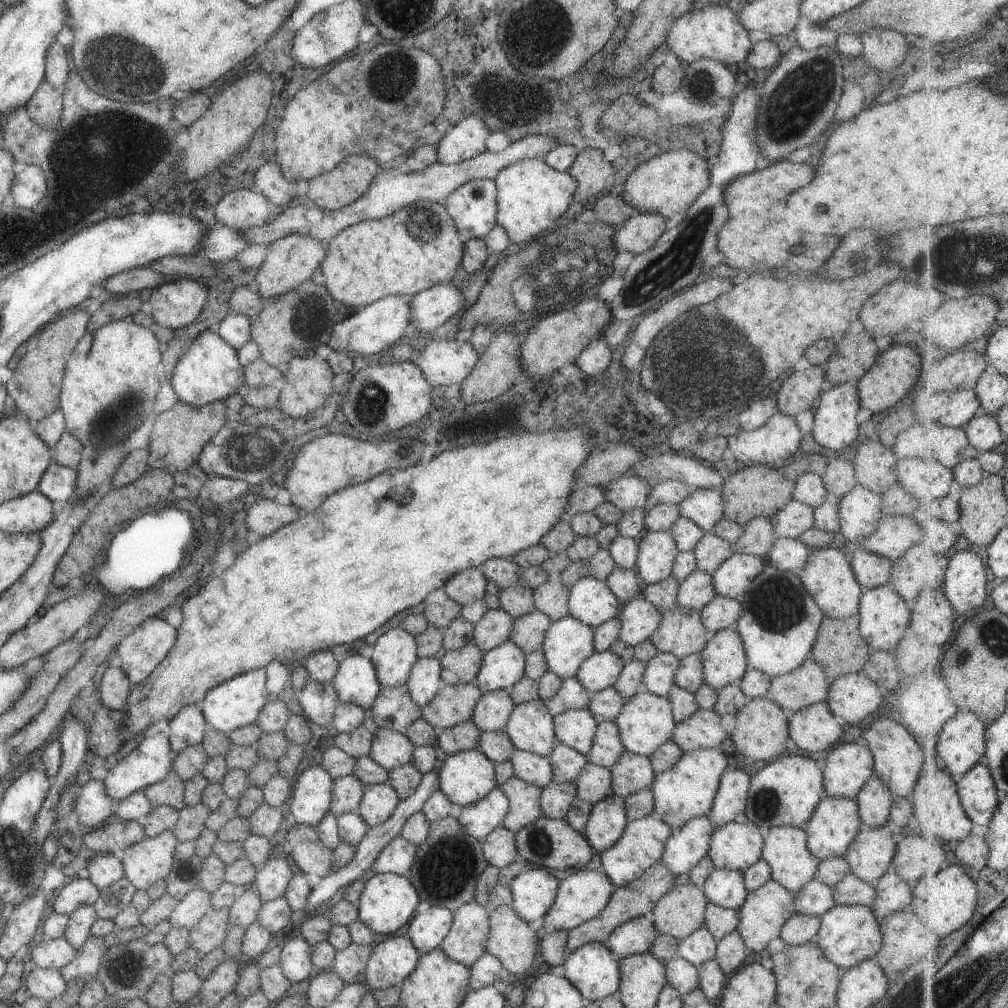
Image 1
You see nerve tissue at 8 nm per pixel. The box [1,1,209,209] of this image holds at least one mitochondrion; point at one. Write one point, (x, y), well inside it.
(113, 62)

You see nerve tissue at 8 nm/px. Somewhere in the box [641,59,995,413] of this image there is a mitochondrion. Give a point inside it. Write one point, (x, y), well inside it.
(946, 264)

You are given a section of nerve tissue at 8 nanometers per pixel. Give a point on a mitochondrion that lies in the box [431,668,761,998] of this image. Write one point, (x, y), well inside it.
(538, 842)

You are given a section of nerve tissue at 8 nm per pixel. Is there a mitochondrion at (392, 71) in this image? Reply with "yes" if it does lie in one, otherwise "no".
yes

